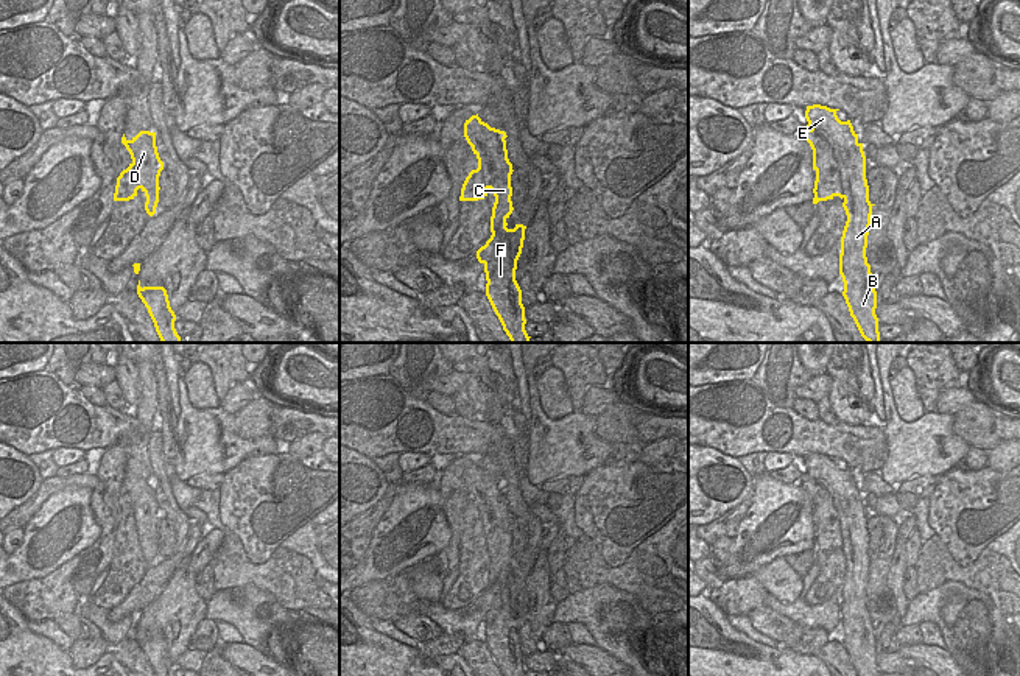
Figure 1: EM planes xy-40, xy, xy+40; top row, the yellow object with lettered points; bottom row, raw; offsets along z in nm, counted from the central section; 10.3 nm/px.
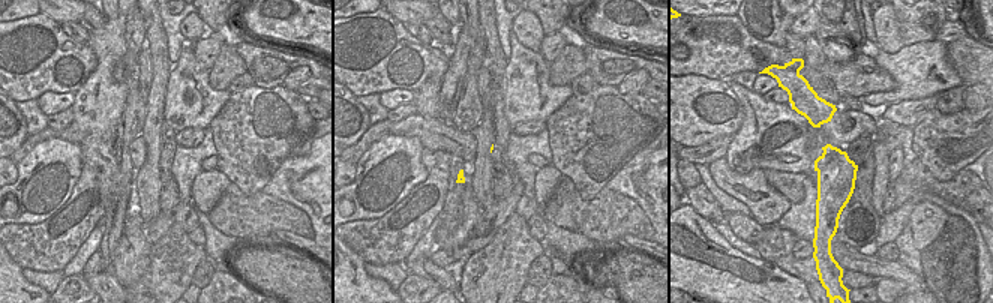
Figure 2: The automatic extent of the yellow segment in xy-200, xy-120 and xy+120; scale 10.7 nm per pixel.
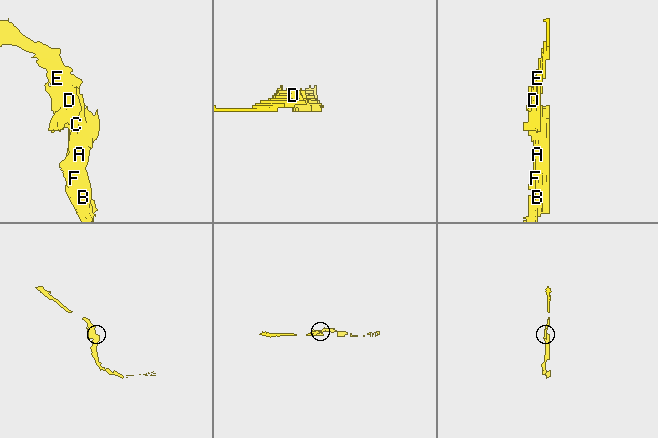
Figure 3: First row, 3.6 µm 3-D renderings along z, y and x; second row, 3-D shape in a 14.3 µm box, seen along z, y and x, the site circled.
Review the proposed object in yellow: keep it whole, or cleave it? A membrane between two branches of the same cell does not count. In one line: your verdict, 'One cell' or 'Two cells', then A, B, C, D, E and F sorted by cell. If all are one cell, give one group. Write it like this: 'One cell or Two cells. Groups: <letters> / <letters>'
One cell. Groups: A B C D E F

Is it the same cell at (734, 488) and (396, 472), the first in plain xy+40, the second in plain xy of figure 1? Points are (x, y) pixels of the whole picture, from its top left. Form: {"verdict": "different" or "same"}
{"verdict": "different"}

